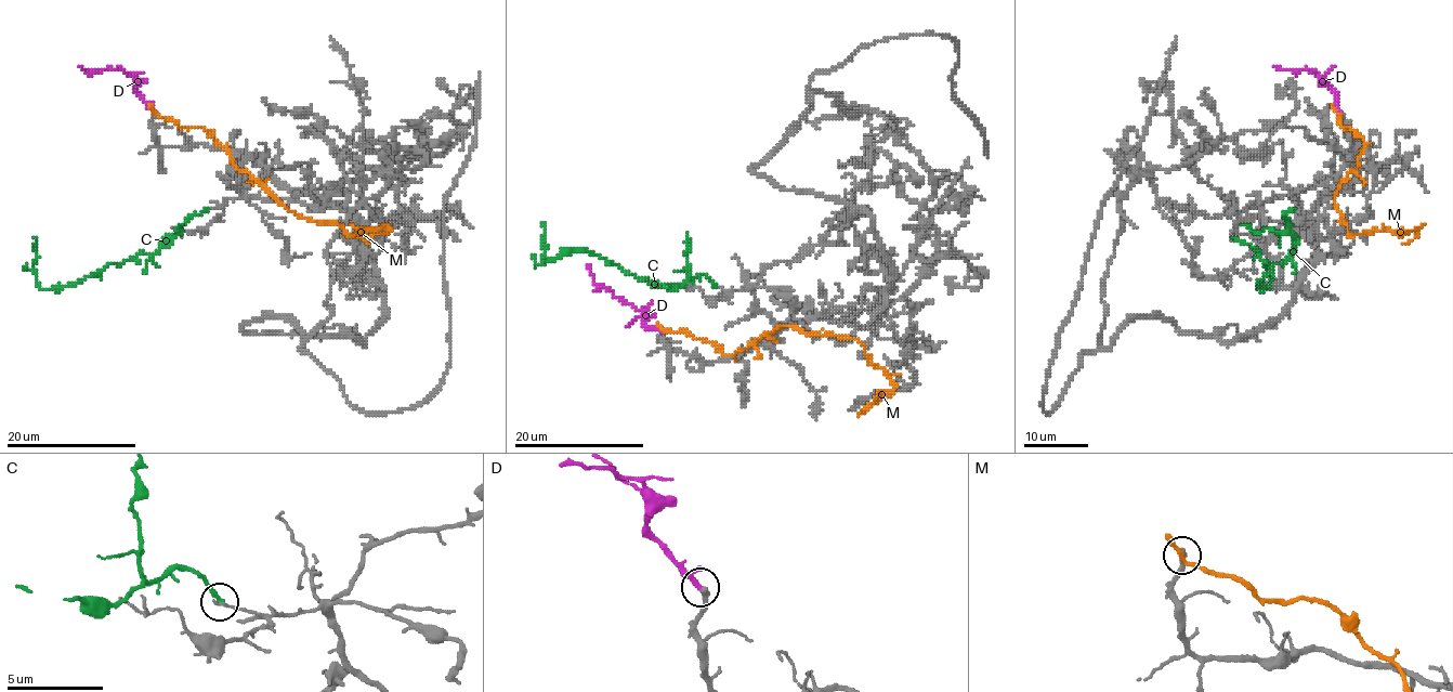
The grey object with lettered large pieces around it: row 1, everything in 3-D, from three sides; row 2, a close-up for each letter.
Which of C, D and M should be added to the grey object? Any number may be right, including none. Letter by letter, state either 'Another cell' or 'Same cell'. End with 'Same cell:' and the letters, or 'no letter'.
C: Another cell
D: Same cell
M: Another cell
Same cell: D

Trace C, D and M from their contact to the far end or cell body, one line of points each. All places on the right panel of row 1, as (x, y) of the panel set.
C: (1295, 209), (1283, 216), (1295, 236), (1293, 252), (1259, 281), (1269, 290), (1269, 265), (1256, 249), (1230, 236)
D: (1338, 111), (1337, 95), (1318, 73), (1308, 68), (1273, 66)
M: (1337, 112), (1343, 127), (1362, 140), (1358, 167), (1335, 194), (1348, 235), (1416, 230), (1416, 236), (1403, 245)

